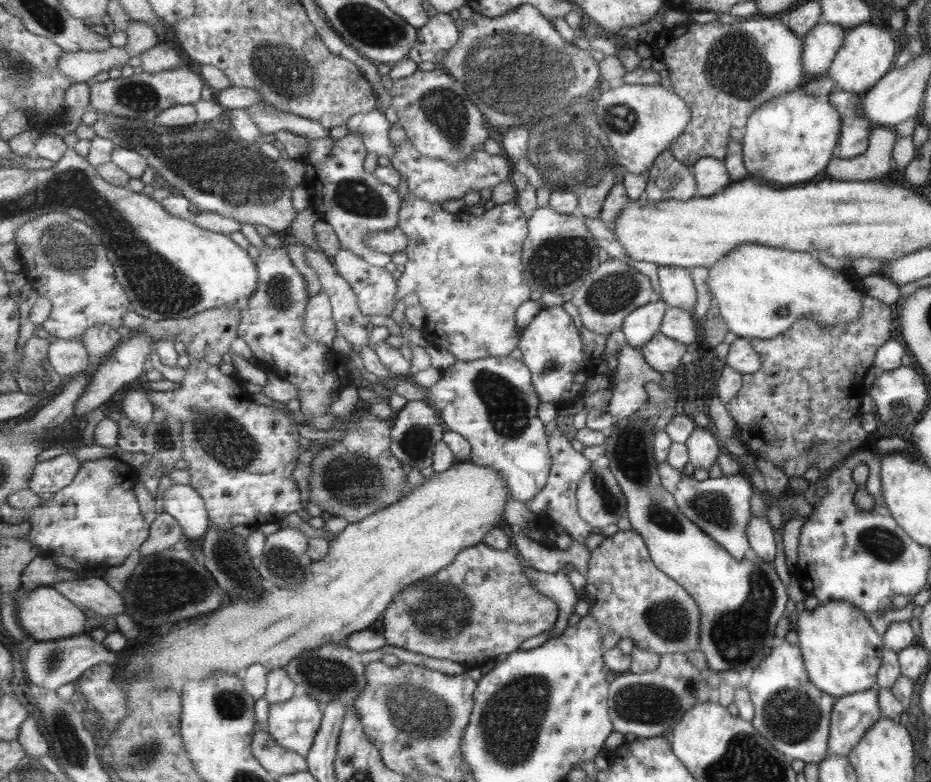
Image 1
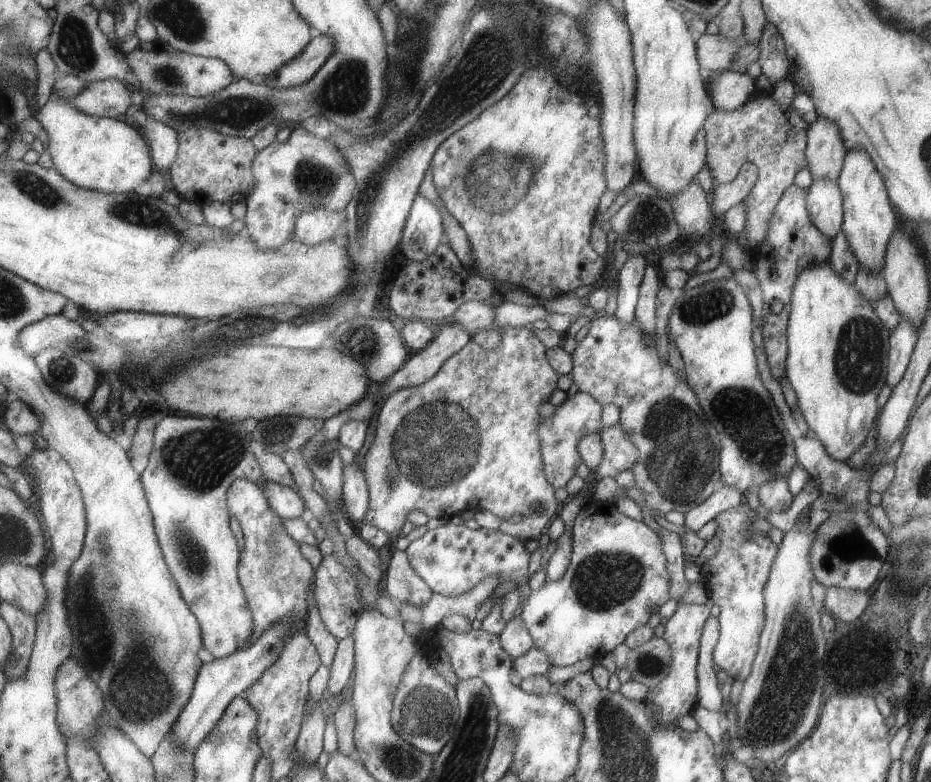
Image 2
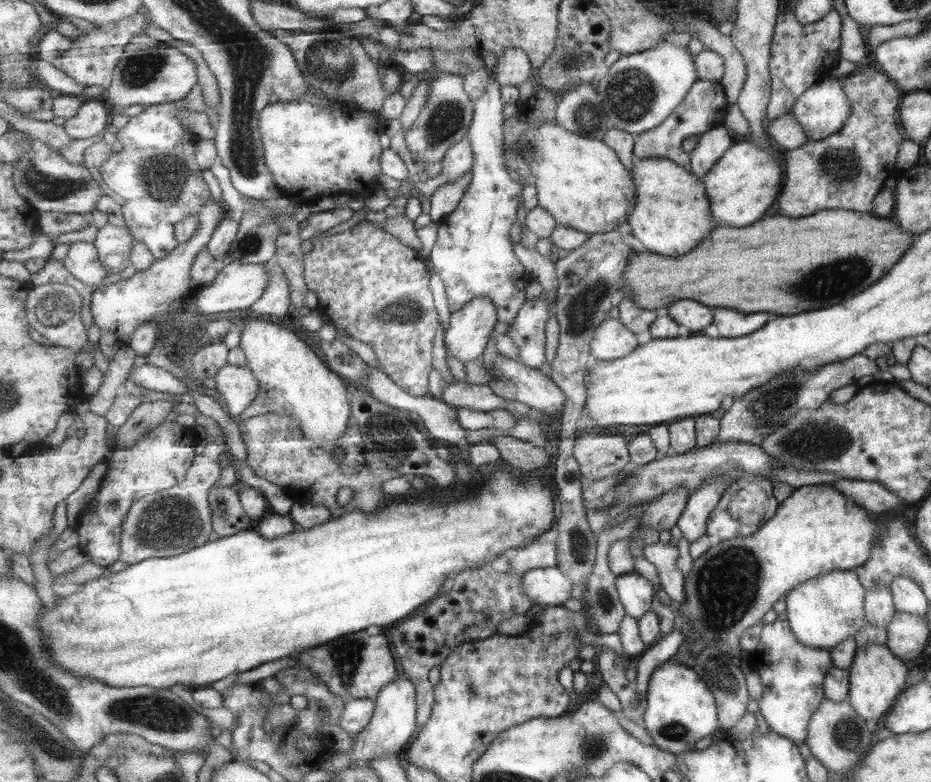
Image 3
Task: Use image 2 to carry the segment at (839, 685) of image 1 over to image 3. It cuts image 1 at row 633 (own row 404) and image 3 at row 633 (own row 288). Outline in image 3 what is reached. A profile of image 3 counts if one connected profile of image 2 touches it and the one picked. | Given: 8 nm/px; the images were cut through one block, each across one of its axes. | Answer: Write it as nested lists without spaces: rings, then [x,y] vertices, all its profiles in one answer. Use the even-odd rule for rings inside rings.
[[[849,570],[826,572],[794,586],[784,598],[784,613],[791,633],[803,646],[823,650],[854,637],[865,624],[865,593],[857,575]]]

